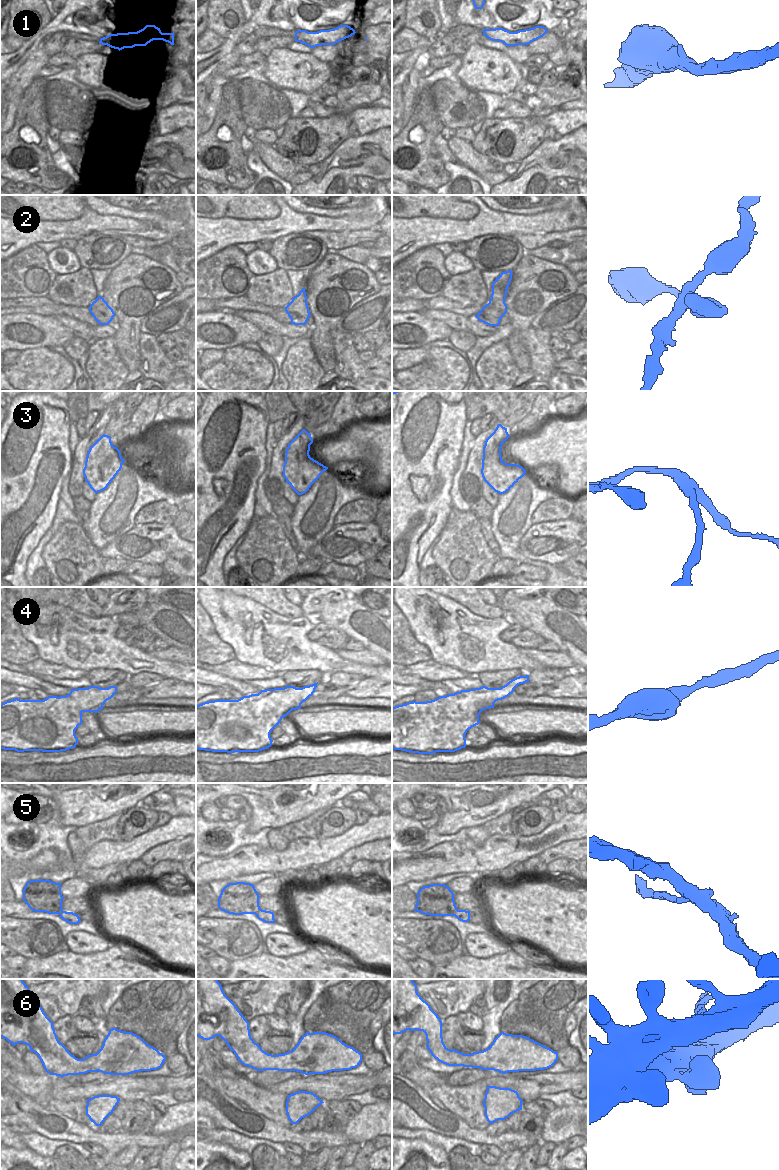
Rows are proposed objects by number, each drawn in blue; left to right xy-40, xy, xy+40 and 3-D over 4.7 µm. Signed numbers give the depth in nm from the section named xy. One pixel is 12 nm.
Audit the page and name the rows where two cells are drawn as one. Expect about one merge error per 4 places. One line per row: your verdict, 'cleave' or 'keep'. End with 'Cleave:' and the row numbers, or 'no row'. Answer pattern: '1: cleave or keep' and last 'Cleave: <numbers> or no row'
1: keep
2: cleave
3: keep
4: keep
5: keep
6: keep
Cleave: 2

